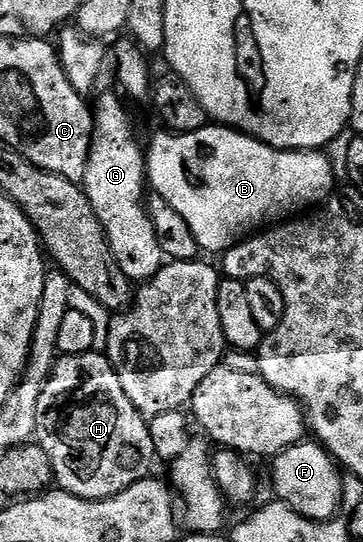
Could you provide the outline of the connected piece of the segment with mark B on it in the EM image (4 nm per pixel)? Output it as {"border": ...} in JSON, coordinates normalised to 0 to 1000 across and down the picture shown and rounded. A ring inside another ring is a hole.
{"border":[[[576,229],[521,247],[441,244],[419,264],[405,264],[402,328],[416,349],[419,343],[430,349],[421,351],[427,363],[457,369],[457,376],[523,413],[523,428],[534,428],[554,463],[576,461],[606,472],[697,428],[736,419],[752,404],[793,406],[835,397],[851,384],[895,371],[917,356],[915,341],[926,336],[915,299],[898,286],[876,277],[758,277],[669,240]]]}

